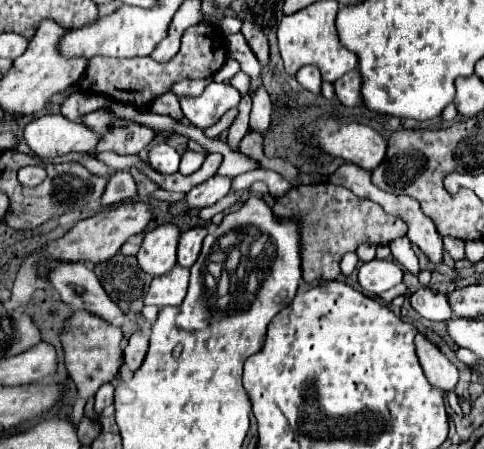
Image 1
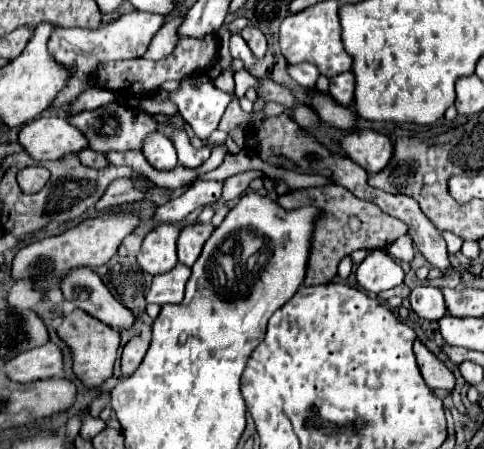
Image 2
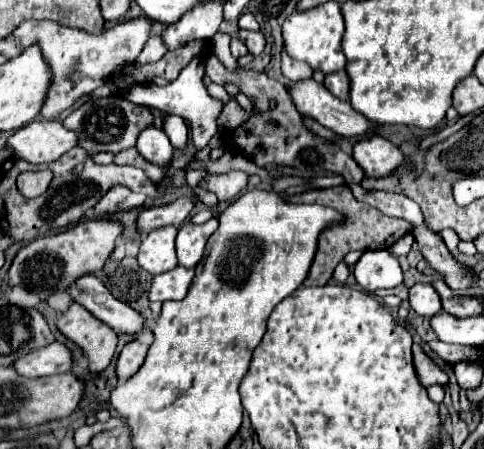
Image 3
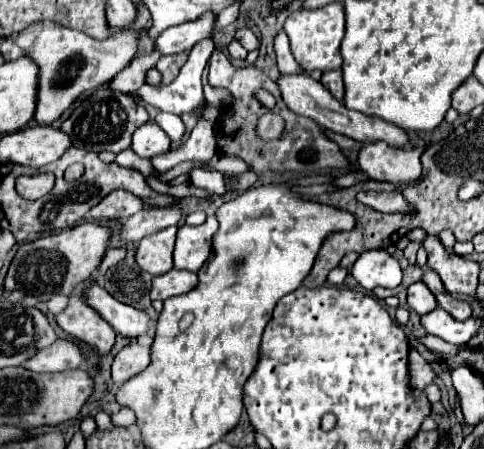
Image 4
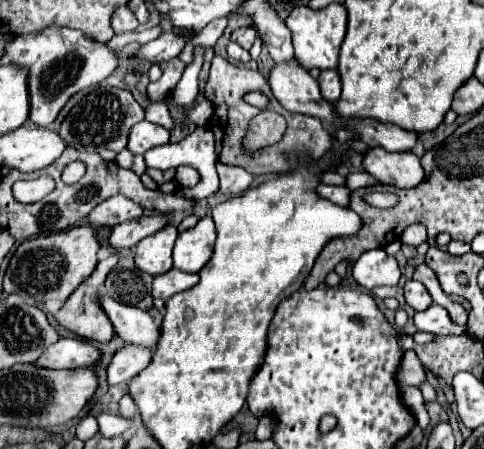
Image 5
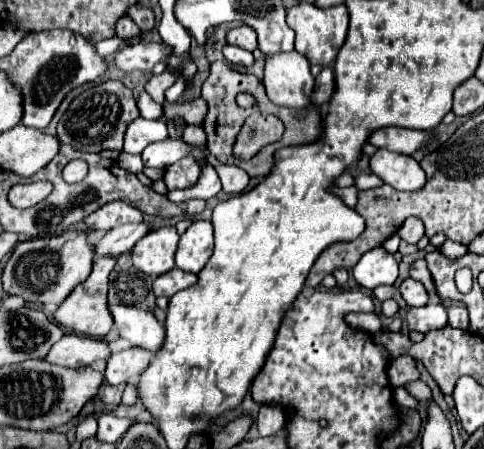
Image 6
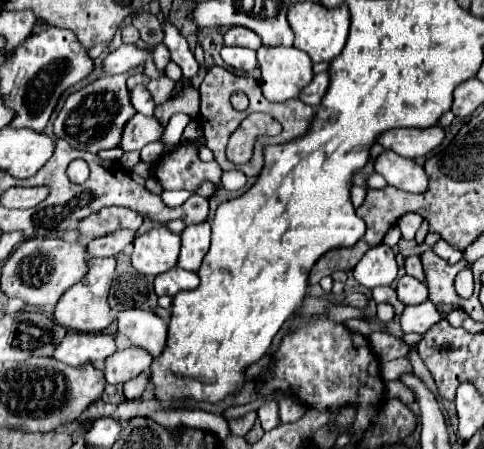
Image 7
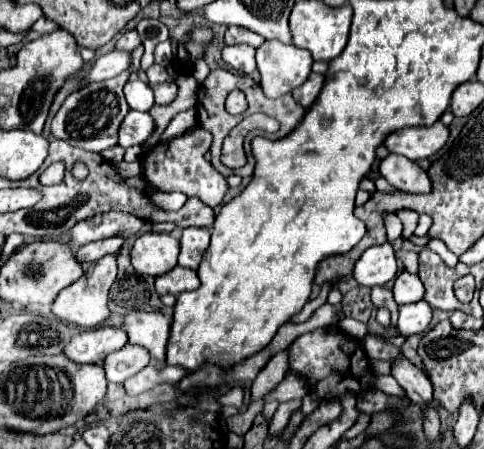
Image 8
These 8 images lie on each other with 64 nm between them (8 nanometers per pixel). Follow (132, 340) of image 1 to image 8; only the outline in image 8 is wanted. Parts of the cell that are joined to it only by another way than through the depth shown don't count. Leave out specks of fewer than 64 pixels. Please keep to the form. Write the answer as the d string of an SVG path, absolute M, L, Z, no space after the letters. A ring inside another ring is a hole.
M126 344L122 350L112 352L104 360L104 370L108 382L124 382L138 374L142 368L150 364L150 354L142 346Z

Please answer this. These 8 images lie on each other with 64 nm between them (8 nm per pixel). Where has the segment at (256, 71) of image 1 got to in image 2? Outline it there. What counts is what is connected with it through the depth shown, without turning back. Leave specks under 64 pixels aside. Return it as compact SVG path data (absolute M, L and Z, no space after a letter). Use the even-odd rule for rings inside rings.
M240 34L230 36L230 54L232 54L232 58L240 58L240 60L244 62L244 66L246 66L246 68L254 66L254 62L256 62L254 54L250 52L248 44L244 42L244 38L242 38Z

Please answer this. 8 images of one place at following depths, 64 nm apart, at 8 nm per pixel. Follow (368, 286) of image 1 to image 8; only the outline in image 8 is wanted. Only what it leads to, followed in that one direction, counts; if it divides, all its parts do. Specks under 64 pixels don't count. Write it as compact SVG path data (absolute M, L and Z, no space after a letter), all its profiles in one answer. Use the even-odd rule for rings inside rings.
M390 242L368 248L354 266L354 280L362 286L382 286L396 276L396 256Z

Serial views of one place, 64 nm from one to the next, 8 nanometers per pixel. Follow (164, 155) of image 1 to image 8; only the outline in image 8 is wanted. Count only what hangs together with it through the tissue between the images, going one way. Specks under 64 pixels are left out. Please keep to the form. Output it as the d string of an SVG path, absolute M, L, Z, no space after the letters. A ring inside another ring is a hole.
M130 110L128 116L124 118L122 126L120 126L120 146L122 148L130 148L130 146L142 146L154 132L154 120L150 114L146 112L136 112Z

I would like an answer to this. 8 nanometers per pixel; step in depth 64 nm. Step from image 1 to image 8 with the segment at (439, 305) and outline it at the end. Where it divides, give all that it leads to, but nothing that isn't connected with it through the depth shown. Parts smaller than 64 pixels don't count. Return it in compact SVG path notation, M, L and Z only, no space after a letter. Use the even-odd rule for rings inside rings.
M402 272L394 280L392 290L394 290L394 300L398 304L412 304L412 302L420 302L424 298L424 286L416 274Z

